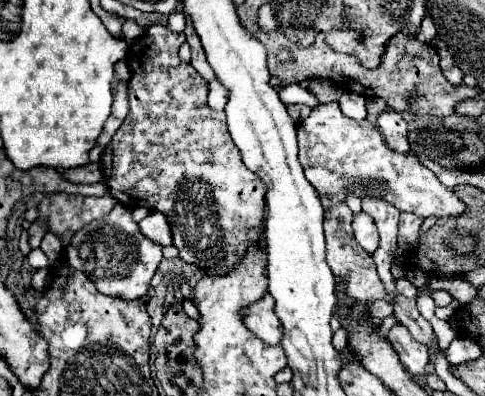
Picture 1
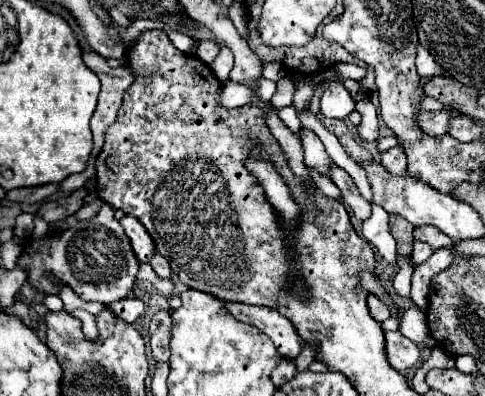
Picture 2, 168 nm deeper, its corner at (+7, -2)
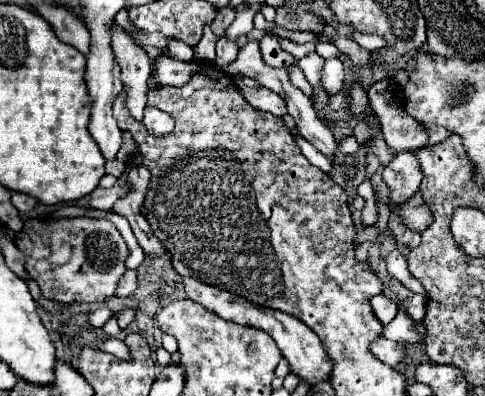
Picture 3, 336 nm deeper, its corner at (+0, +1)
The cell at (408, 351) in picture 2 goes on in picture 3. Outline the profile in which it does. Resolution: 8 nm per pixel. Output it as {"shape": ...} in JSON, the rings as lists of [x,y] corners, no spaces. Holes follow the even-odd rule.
{"shape":[[[377,337],[375,341],[371,341],[369,351],[383,363],[387,363],[389,367],[397,367],[403,359],[405,359],[405,345],[397,343],[397,341],[389,341],[385,337]]]}

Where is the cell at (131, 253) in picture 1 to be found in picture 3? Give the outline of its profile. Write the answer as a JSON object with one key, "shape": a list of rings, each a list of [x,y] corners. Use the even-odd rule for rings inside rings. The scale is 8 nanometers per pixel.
{"shape":[[[61,217],[61,219],[27,219],[23,229],[15,233],[15,245],[25,255],[25,269],[37,281],[43,295],[53,301],[71,303],[95,303],[113,297],[121,275],[125,273],[125,257],[127,245],[117,231],[117,227],[109,219],[93,219],[93,217]]]}

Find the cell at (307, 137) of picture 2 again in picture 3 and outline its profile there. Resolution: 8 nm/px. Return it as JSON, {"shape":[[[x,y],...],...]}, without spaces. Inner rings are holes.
{"shape":[[[293,63],[293,65],[289,65],[289,77],[291,77],[291,83],[295,85],[295,87],[299,87],[307,97],[313,97],[313,87],[309,85],[309,81],[305,79],[305,75],[303,75],[303,71]]]}

